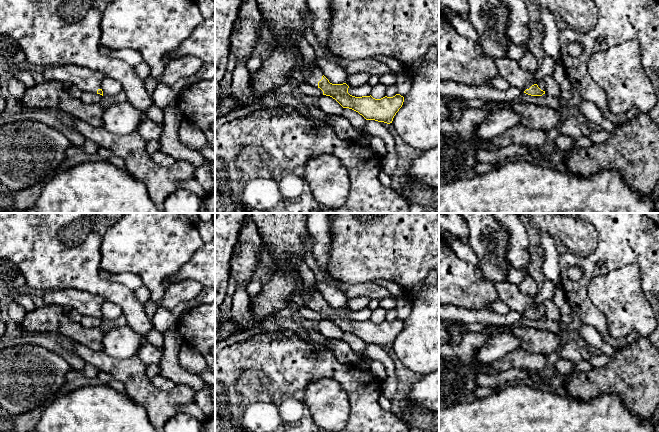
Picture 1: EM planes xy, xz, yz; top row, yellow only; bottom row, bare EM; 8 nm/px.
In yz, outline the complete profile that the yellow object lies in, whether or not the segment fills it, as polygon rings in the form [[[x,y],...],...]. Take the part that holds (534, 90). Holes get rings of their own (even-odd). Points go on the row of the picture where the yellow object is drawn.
[[[504,57],[495,61],[499,76],[508,81],[510,86],[516,87],[531,96],[542,96],[541,90],[535,81],[535,73],[524,70],[514,59]]]

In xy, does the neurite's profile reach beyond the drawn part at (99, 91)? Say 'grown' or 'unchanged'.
grown

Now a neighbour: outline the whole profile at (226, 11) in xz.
[[[215,0],[215,99],[227,69],[230,37],[241,0]]]

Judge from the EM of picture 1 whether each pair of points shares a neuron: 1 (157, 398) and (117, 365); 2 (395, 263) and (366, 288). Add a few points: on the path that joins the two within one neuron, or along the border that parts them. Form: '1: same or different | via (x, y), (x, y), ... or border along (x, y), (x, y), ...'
1: same | via (147, 394), (127, 374)
2: different | border along (373, 281), (365, 283), (349, 282)

